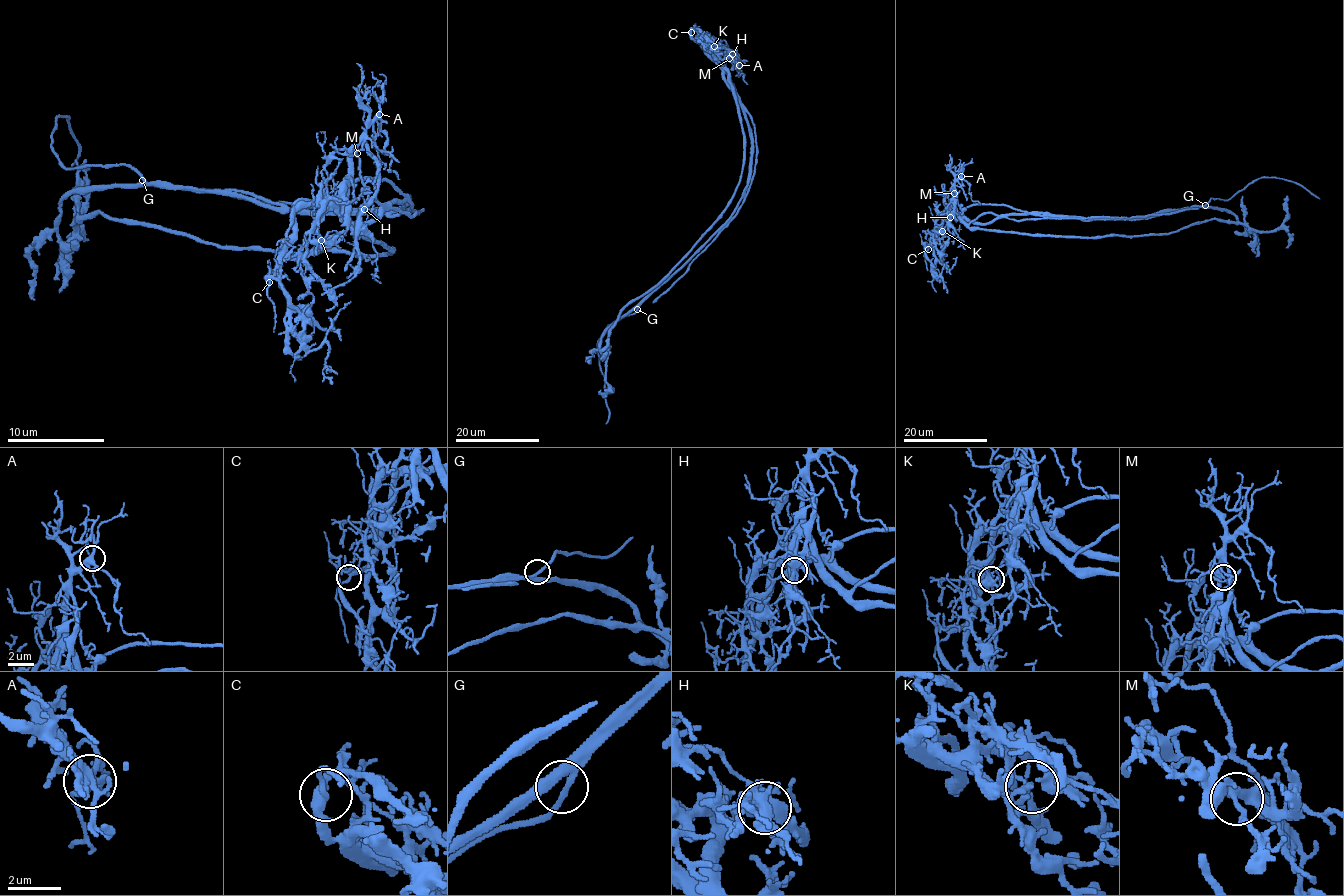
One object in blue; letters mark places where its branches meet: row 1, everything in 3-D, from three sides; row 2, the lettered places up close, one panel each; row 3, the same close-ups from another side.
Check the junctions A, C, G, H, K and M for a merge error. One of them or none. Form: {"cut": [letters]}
{"cut": ["K"]}

